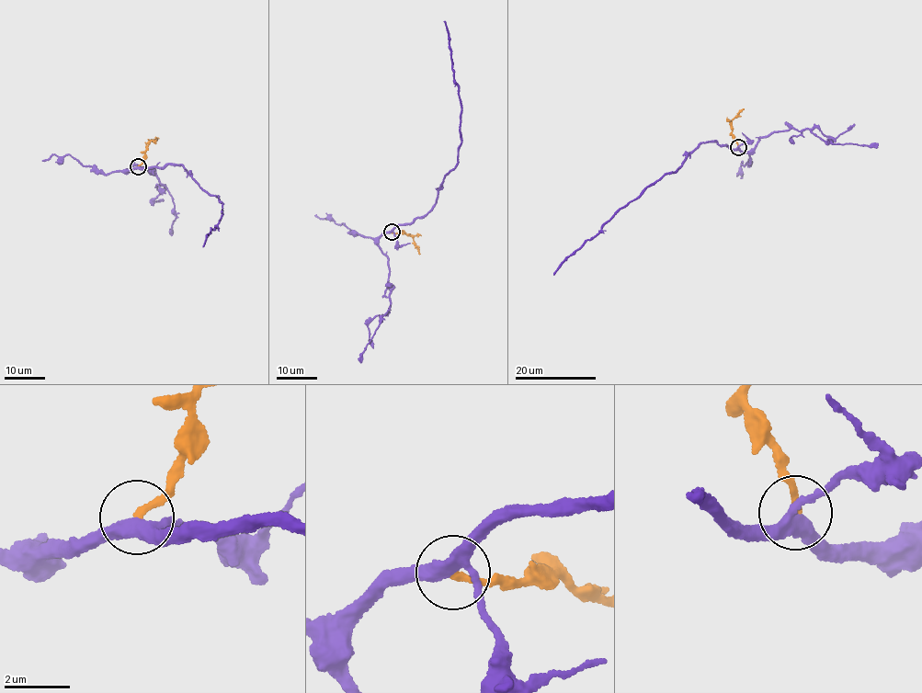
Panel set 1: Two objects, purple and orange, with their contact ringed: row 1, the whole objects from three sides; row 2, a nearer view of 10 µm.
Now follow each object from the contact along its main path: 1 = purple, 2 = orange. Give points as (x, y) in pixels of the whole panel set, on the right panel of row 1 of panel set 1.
1: (737, 147), (707, 141), (674, 172), (620, 209), (554, 275)
2: (737, 147), (733, 134), (732, 121), (744, 108)

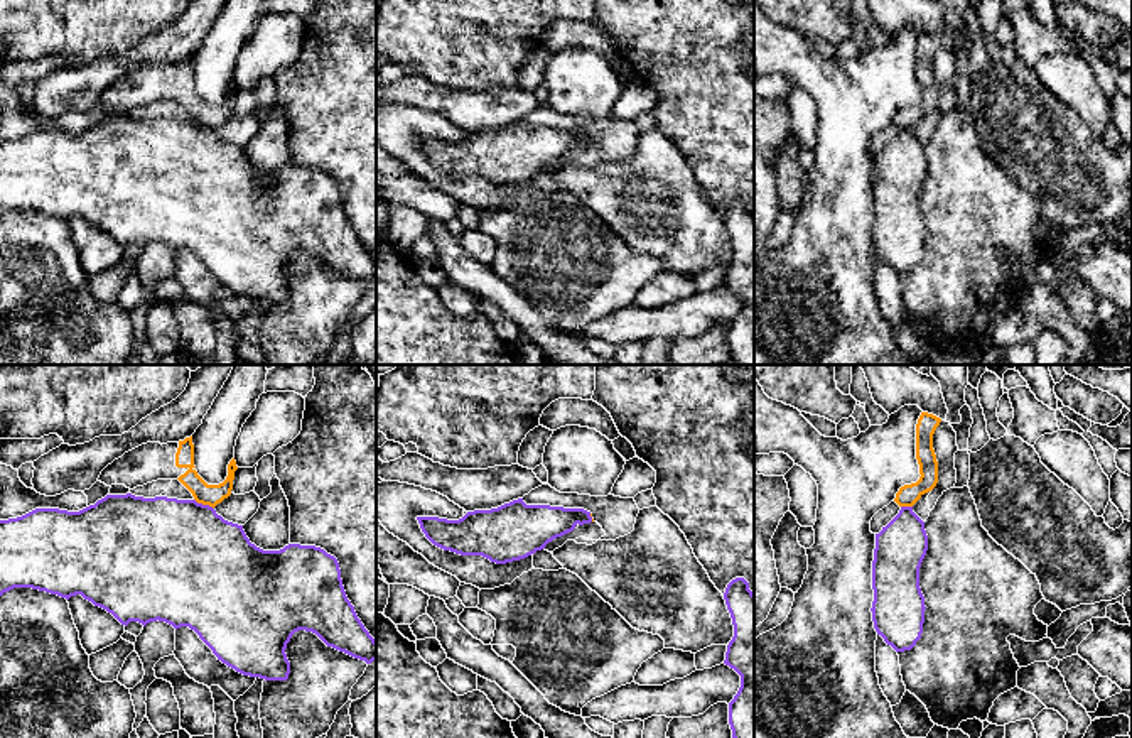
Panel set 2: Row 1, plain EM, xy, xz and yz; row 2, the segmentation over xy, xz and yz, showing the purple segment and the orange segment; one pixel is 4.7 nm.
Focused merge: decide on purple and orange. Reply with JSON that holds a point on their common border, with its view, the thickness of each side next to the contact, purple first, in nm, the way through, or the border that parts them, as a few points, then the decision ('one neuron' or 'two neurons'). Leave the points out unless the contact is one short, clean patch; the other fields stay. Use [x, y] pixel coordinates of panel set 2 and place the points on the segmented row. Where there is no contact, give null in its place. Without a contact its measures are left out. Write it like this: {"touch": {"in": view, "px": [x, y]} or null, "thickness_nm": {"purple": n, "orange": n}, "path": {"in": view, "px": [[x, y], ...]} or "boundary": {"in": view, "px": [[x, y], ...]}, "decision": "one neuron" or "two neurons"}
{"touch": {"in": "xy", "px": [204, 505]}, "thickness_nm": {"purple": 500, "orange": 100}, "boundary": {"in": "xy", "px": [[194, 499], [213, 509]]}, "decision": "two neurons"}

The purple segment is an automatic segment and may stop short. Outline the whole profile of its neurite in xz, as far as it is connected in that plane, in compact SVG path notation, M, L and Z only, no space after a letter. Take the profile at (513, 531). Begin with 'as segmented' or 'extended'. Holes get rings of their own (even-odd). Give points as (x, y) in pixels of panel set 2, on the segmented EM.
as segmented; M523 498L491 510L467 512L459 520L417 517L425 537L461 556L482 556L496 564L525 559L548 542L590 524L590 512L550 505L526 505Z

